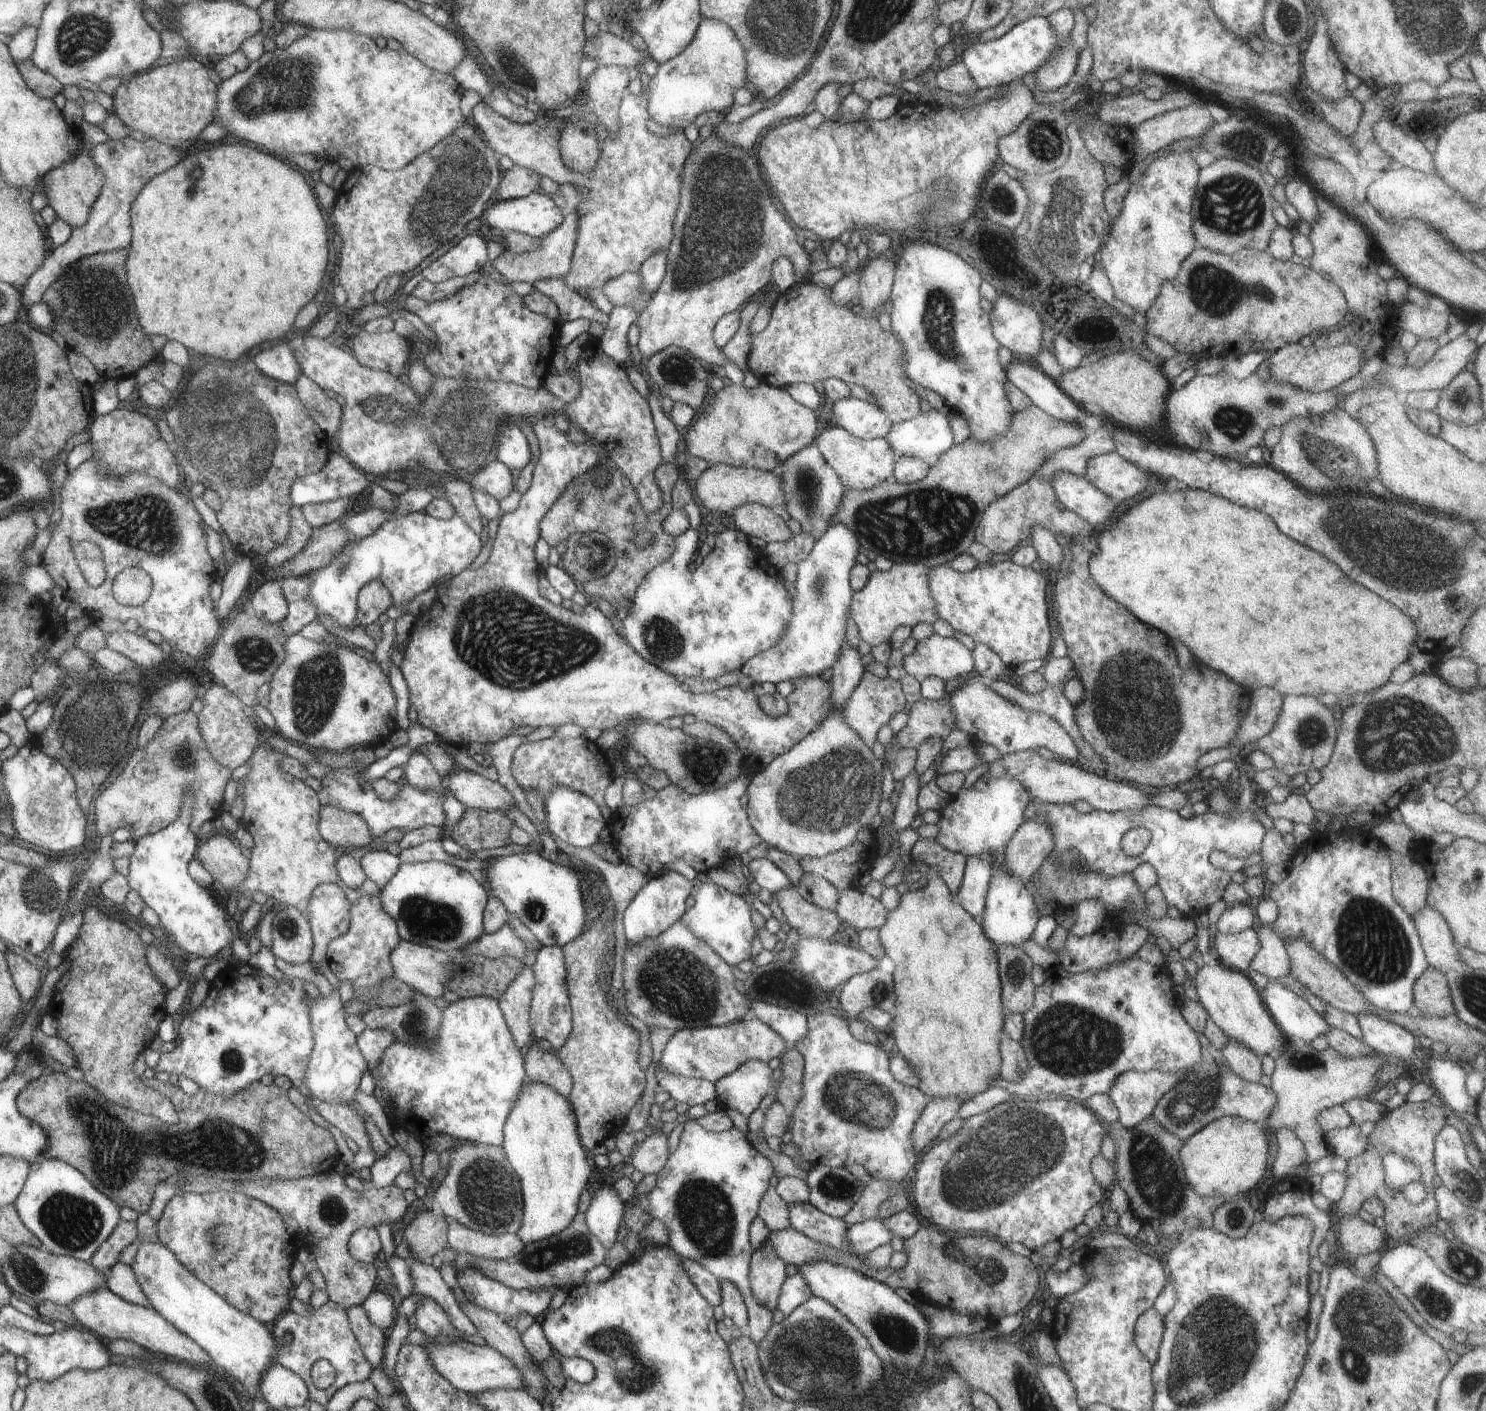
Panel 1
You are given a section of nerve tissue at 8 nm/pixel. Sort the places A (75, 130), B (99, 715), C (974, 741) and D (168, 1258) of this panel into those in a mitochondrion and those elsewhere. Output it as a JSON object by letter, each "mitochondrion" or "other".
{"A":"other","B":"mitochondrion","C":"other","D":"other"}

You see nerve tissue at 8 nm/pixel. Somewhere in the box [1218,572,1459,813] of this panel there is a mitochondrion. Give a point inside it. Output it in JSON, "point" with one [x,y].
{"point":[1378,742]}

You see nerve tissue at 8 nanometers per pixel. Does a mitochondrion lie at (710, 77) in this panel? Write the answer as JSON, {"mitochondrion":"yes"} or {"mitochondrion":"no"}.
{"mitochondrion":"no"}

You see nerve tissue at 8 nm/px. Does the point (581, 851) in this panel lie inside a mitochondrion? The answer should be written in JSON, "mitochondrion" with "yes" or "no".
{"mitochondrion":"no"}

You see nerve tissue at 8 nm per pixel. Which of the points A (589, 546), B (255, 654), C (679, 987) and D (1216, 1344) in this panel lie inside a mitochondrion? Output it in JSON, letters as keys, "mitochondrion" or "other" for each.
{"A":"mitochondrion","B":"mitochondrion","C":"mitochondrion","D":"mitochondrion"}

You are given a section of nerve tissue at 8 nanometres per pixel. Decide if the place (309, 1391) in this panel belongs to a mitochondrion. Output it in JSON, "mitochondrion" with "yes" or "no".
{"mitochondrion":"no"}

